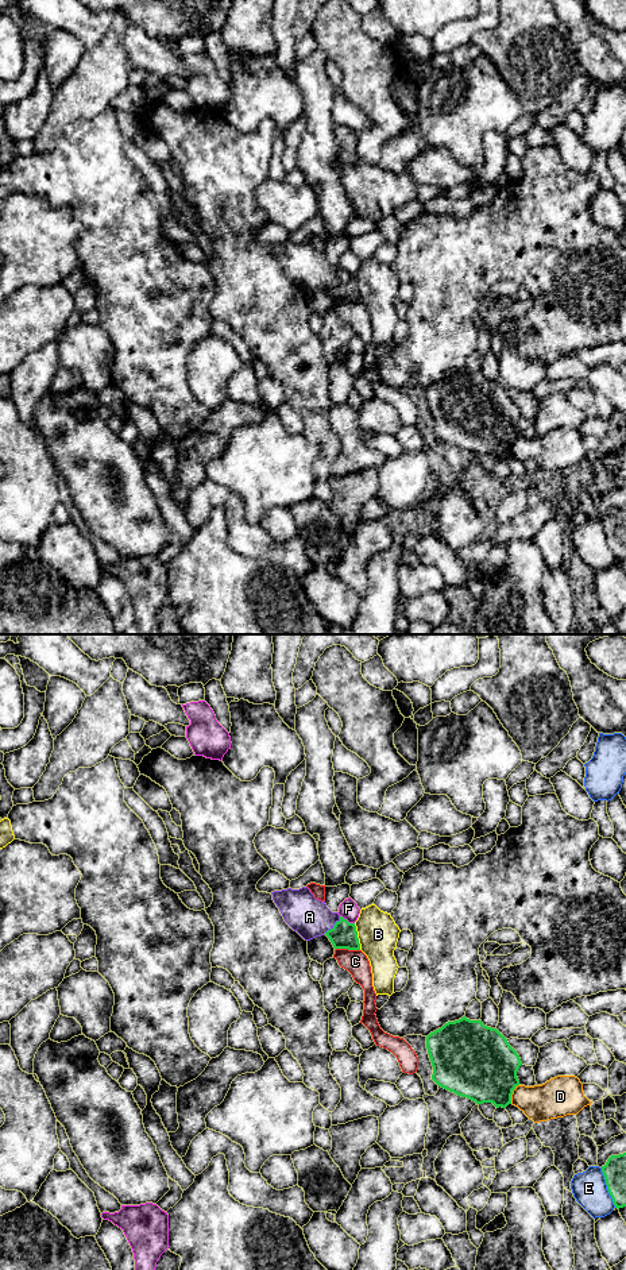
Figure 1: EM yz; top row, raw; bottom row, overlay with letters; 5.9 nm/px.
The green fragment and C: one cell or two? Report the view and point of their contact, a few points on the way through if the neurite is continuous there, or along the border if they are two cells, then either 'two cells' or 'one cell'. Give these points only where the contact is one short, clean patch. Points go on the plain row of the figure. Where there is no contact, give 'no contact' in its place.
yz (347, 300) | along yz (359, 301), (335, 302) | two cells

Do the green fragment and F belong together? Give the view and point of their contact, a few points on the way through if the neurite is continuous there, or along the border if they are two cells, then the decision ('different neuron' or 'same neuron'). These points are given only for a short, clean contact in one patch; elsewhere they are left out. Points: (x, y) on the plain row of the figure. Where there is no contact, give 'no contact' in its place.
yz (346, 271) | along yz (340, 267), (354, 275) | different neuron

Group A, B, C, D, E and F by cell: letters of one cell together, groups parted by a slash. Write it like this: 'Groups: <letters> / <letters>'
Groups: A / B / C / D / E / F

